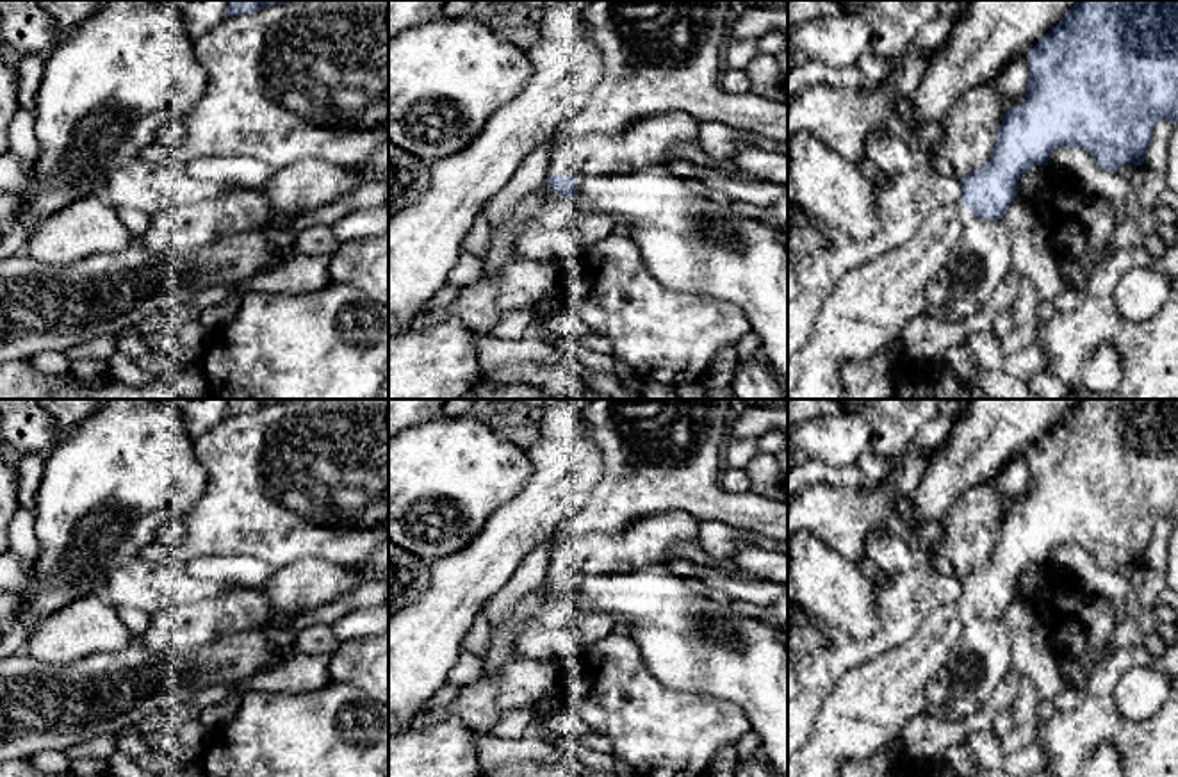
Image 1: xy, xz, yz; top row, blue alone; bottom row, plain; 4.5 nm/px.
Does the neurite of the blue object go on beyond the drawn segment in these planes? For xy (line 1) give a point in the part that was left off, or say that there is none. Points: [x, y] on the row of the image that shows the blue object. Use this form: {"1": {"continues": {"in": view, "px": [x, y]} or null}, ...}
{"1": {"continues": null}}

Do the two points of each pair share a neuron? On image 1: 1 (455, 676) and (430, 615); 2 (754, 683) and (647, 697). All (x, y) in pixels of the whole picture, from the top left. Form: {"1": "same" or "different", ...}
{"1": "different", "2": "different"}

